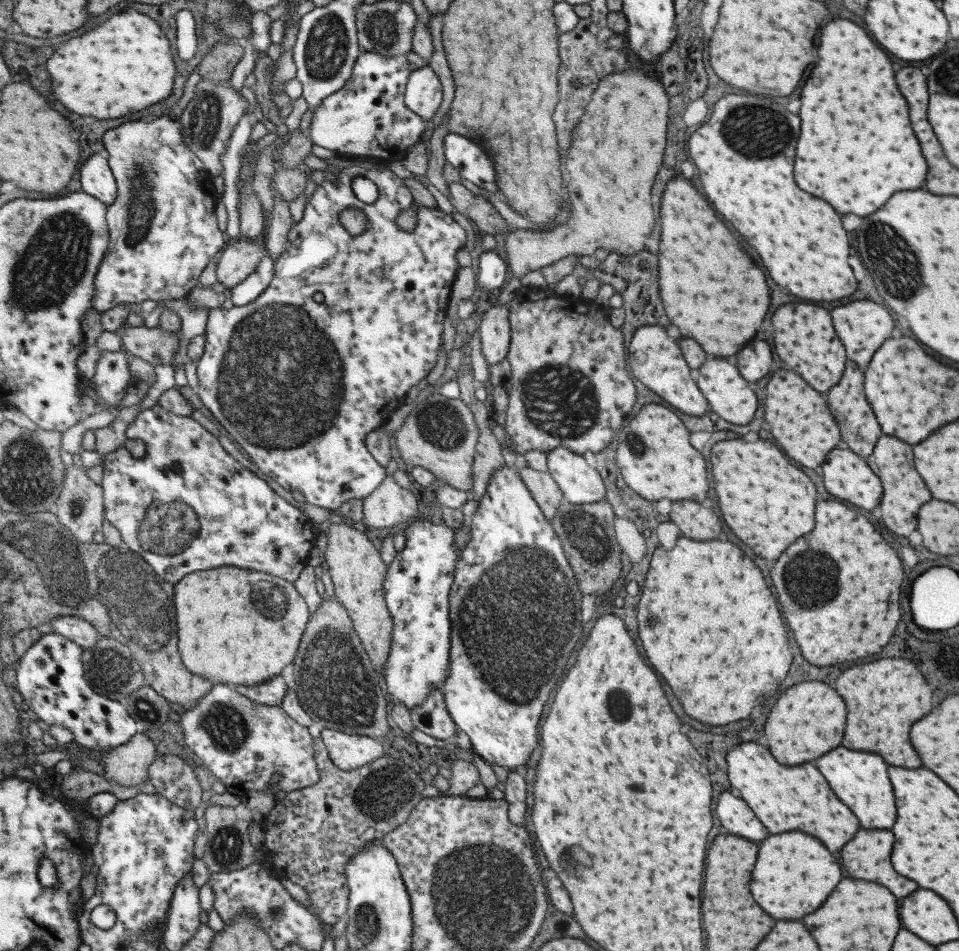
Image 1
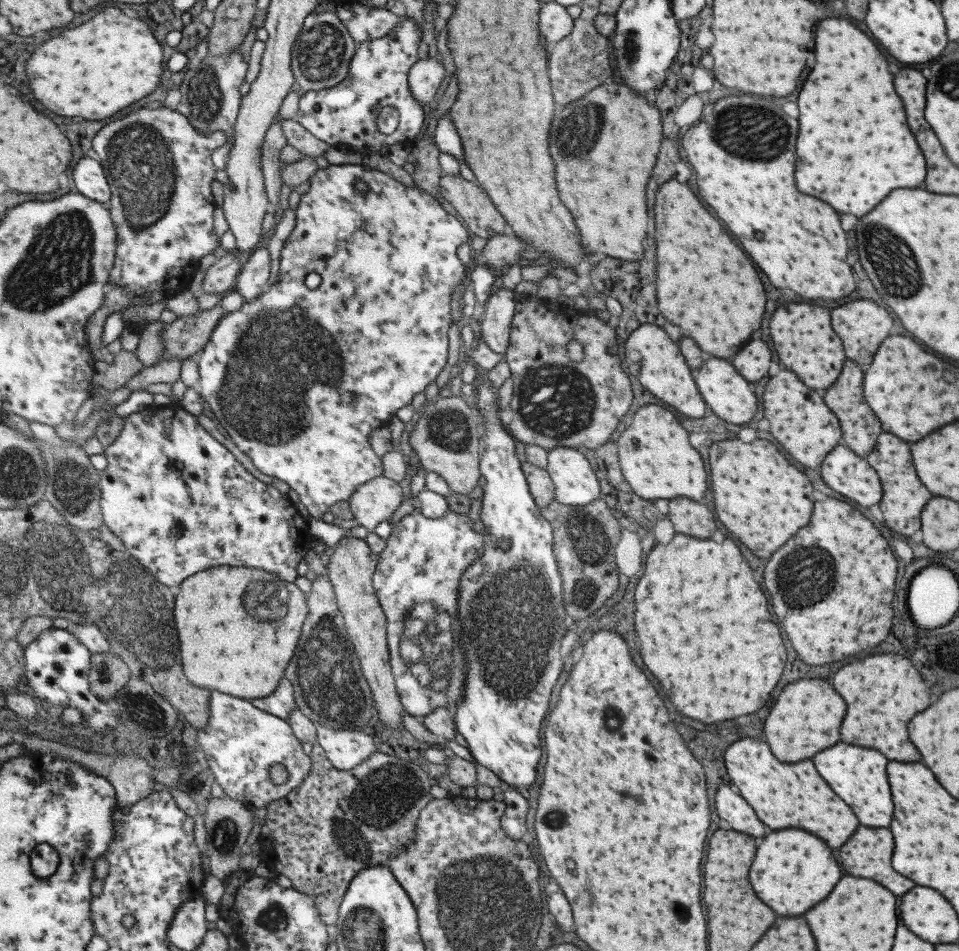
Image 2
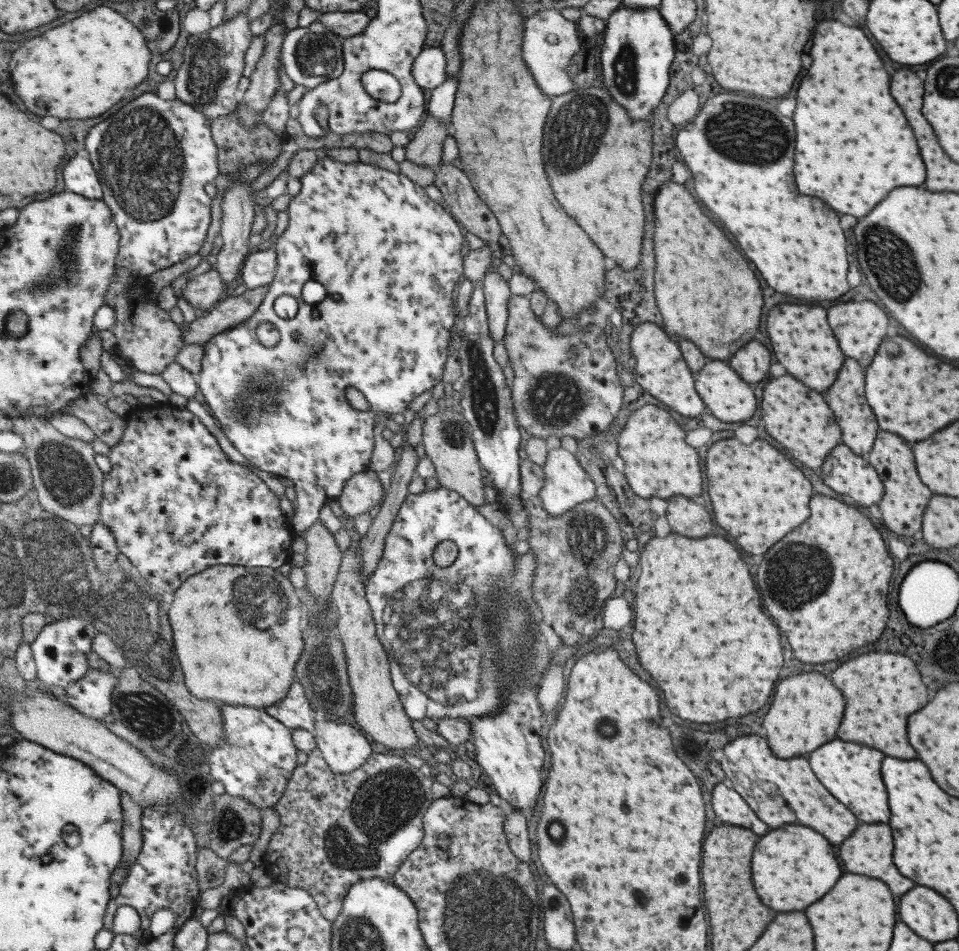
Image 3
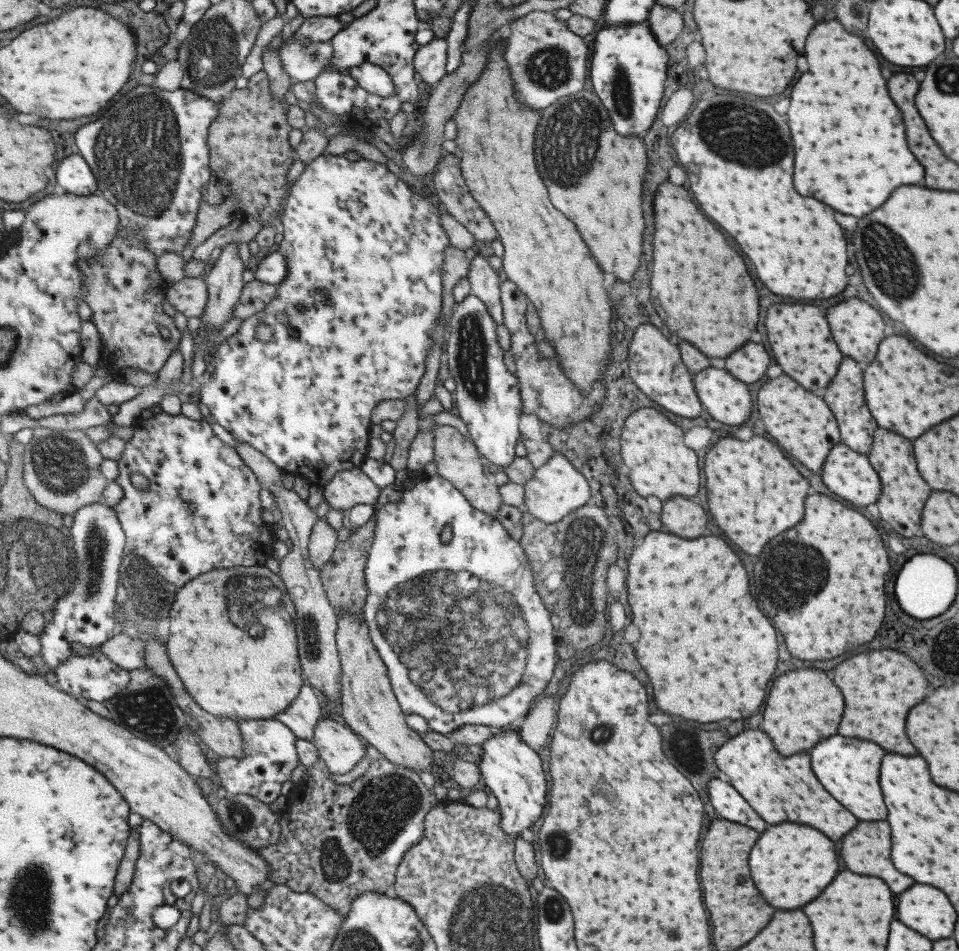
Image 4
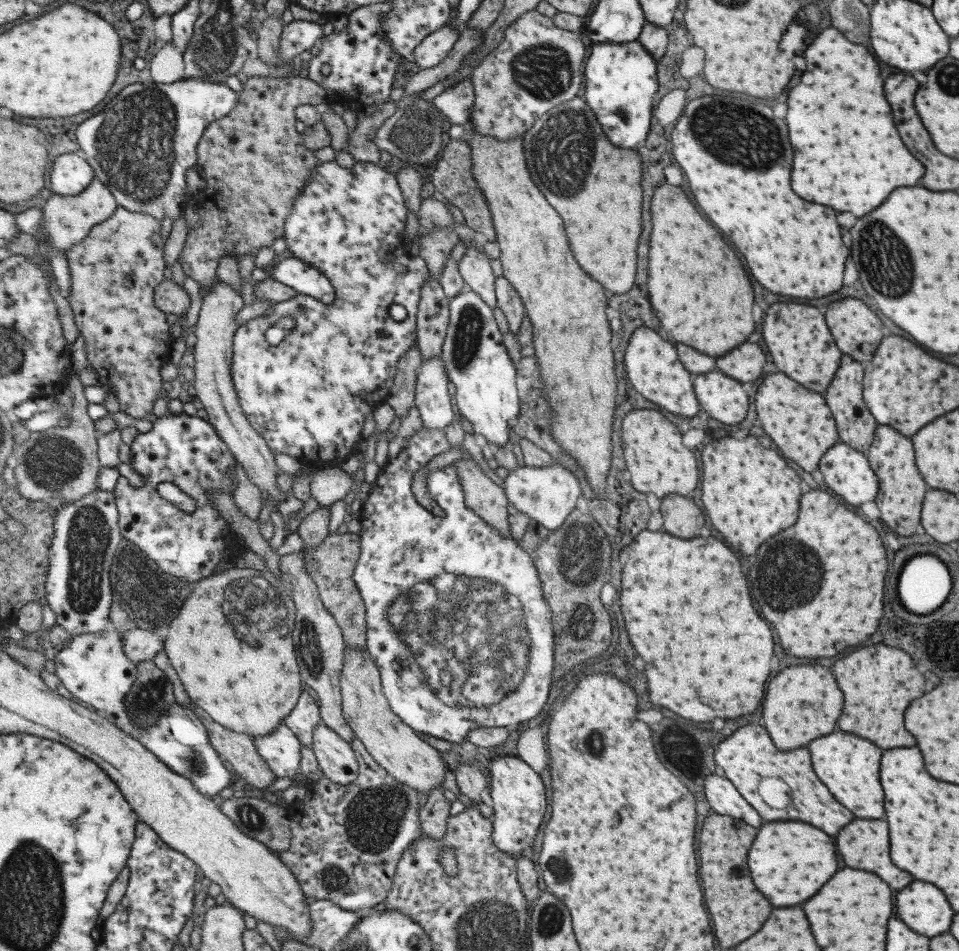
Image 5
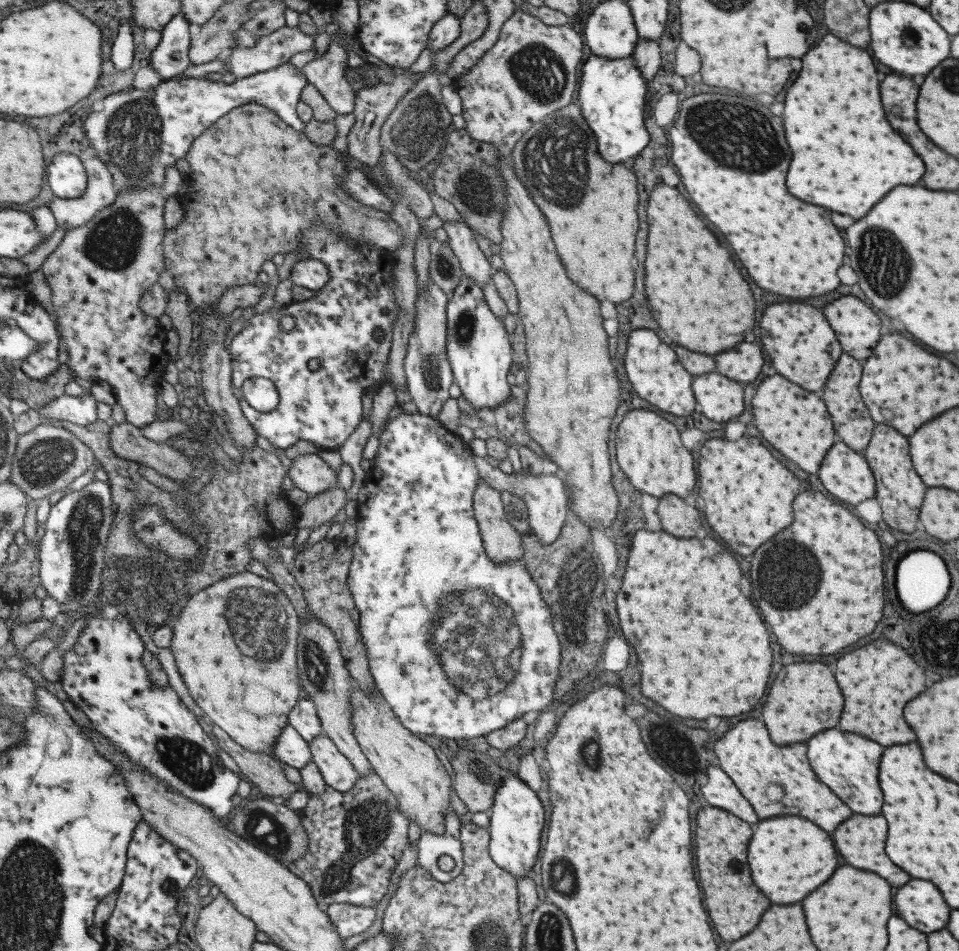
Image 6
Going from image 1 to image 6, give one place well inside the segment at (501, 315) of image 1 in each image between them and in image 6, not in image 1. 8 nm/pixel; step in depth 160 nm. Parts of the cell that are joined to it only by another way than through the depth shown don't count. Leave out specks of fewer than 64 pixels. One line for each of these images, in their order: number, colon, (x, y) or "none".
2: (498, 313)
3: (496, 291)
4: (485, 284)
5: (474, 266)
6: (462, 240)

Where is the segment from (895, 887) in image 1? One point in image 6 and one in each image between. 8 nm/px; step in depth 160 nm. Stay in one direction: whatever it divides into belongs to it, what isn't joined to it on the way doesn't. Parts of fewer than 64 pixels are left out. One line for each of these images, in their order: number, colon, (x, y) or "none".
2: (866, 854)
3: (867, 851)
4: (865, 849)
5: (863, 844)
6: (859, 840)

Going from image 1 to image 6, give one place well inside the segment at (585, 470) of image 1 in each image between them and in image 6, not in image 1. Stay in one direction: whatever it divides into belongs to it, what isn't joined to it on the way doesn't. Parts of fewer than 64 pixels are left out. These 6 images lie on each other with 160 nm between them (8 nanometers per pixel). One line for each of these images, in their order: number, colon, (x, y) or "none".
2: (574, 484)
3: (565, 484)
4: (557, 487)
5: (546, 495)
6: (545, 497)

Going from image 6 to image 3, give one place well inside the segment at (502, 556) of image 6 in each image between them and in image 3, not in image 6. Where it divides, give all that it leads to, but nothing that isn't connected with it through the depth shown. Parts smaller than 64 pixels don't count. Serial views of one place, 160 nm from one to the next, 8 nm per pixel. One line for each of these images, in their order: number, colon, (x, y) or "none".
3: (448, 442)
4: (457, 458)
5: (486, 499)

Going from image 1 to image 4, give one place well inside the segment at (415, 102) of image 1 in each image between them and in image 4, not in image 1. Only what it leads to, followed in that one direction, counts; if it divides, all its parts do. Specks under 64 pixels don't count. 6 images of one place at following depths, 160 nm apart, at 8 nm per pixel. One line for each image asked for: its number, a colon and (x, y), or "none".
2: (426, 77)
3: (430, 69)
4: (431, 62)

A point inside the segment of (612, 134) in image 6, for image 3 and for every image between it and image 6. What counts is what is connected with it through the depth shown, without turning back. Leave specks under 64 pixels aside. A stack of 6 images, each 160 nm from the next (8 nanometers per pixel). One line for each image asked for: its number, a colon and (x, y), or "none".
3: (638, 47)
4: (627, 71)
5: (620, 80)

